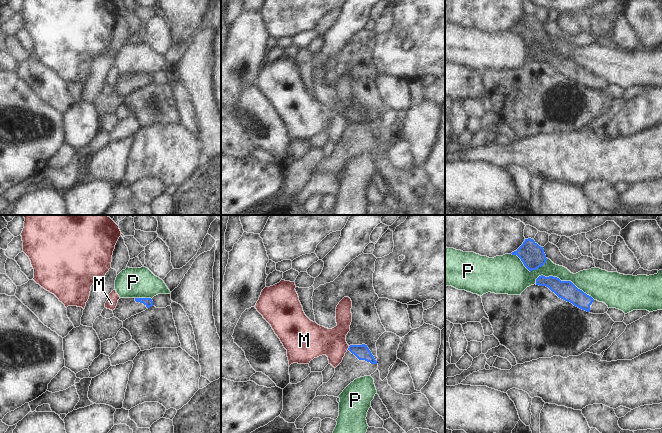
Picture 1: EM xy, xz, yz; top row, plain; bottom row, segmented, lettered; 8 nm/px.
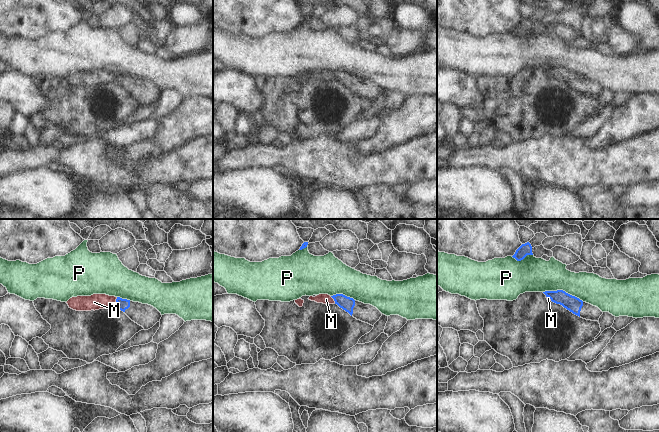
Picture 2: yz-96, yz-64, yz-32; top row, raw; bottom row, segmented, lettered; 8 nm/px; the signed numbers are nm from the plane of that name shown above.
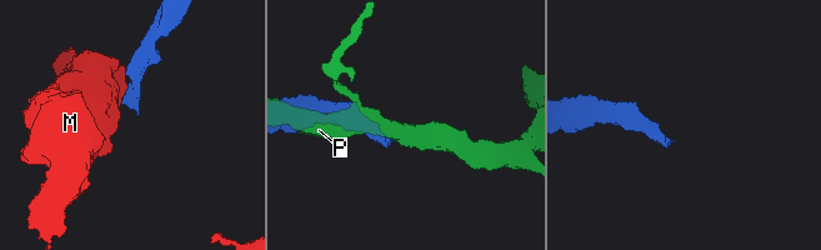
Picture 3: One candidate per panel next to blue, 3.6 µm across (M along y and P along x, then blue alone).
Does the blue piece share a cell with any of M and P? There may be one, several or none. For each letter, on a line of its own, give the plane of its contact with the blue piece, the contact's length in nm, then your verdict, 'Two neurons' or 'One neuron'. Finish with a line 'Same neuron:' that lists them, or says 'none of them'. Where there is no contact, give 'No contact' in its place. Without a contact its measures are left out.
M: Touches blue in xz. Shared border 40 nm. Two neurons
P: Touches blue in yz. Shared border 500 nm. Two neurons
Same neuron: none of them

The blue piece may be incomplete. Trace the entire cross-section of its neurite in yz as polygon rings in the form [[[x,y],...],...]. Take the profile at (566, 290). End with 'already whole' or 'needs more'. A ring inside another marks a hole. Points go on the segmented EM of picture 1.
[[[541,275],[536,279],[536,285],[548,287],[559,298],[592,314],[604,314],[609,309],[605,303],[594,300],[571,281],[561,281],[557,277]]]; needs more

